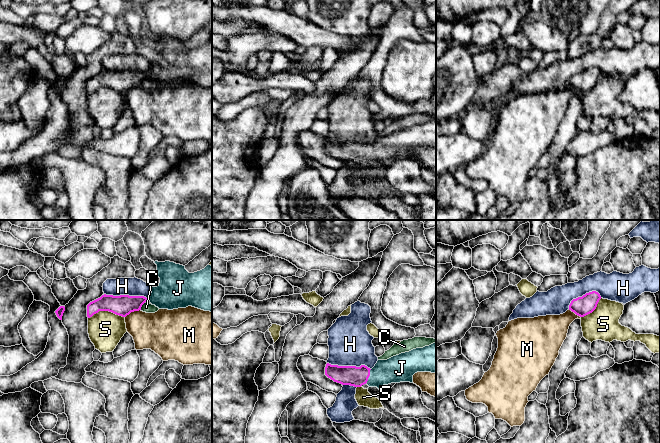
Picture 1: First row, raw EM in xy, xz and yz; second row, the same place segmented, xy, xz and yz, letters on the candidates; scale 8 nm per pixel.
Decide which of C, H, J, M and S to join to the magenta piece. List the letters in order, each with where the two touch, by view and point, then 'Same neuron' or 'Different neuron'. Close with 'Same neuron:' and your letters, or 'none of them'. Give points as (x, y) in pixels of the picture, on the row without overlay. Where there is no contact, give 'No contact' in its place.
C: Touches magenta at xy (141, 82). Different neuron
H: Touches magenta at xy (126, 71). Different neuron
J: Touches magenta at xz (369, 151). Same neuron
M: Touches magenta at xy (132, 87). Different neuron
S: Touches magenta at xy (106, 86). Different neuron
Same neuron: J

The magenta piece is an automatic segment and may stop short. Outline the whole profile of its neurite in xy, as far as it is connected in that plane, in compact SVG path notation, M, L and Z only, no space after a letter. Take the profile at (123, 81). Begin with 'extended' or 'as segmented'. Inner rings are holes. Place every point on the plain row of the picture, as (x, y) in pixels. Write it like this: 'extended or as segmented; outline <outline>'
as segmented; outline M104 70L87 81L87 93L90 94L99 87L109 87L126 93L131 88L141 86L142 81L147 76L148 74L144 72L113 72Z

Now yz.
as segmented; outline M596 67L586 69L582 73L573 75L569 81L569 86L580 93L584 93L596 85L600 75L601 72Z

